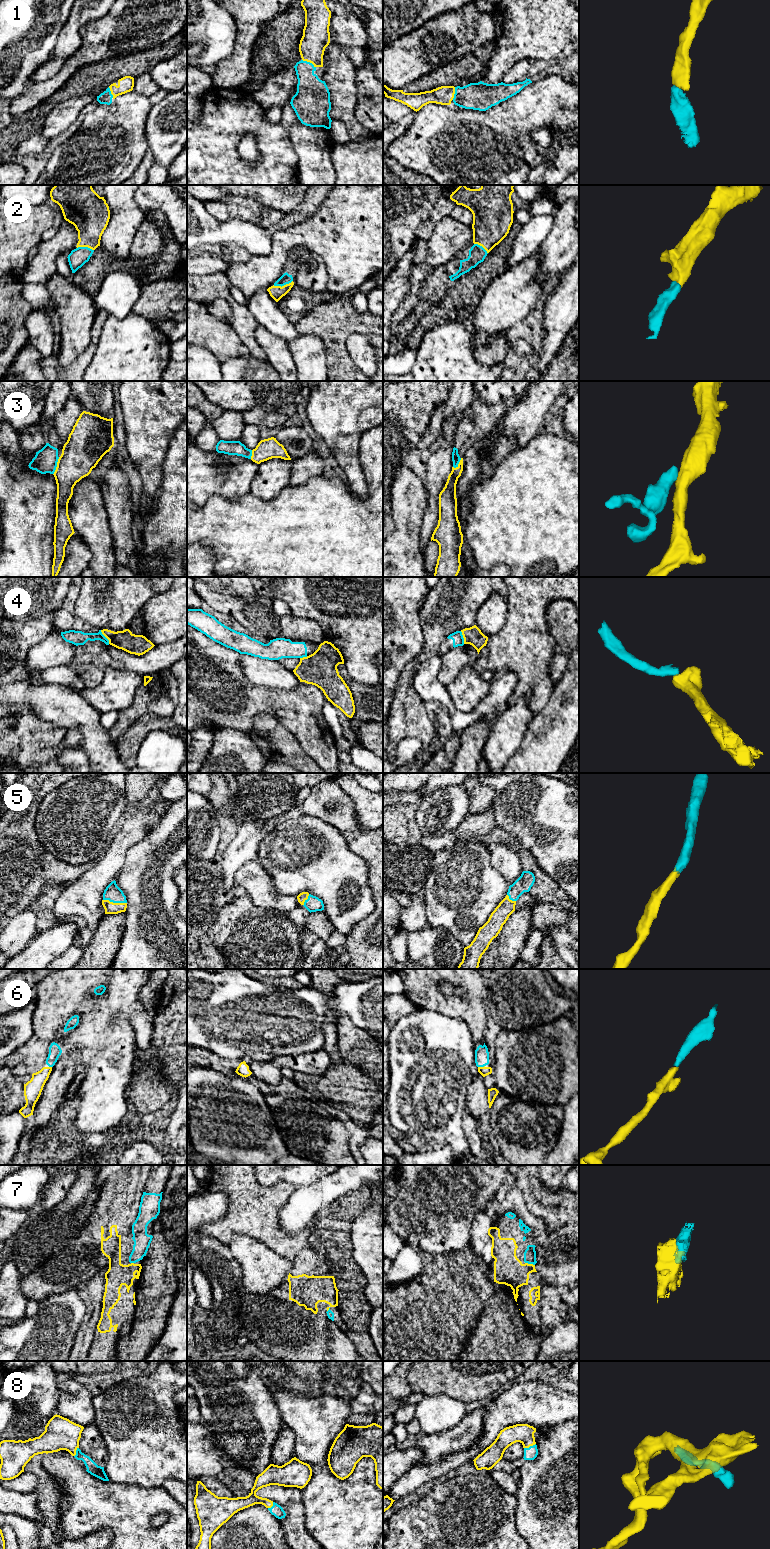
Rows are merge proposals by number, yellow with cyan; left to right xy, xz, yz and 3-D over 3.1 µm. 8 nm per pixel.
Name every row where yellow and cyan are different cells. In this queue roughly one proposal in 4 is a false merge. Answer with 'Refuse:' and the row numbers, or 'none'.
Refuse: 4

